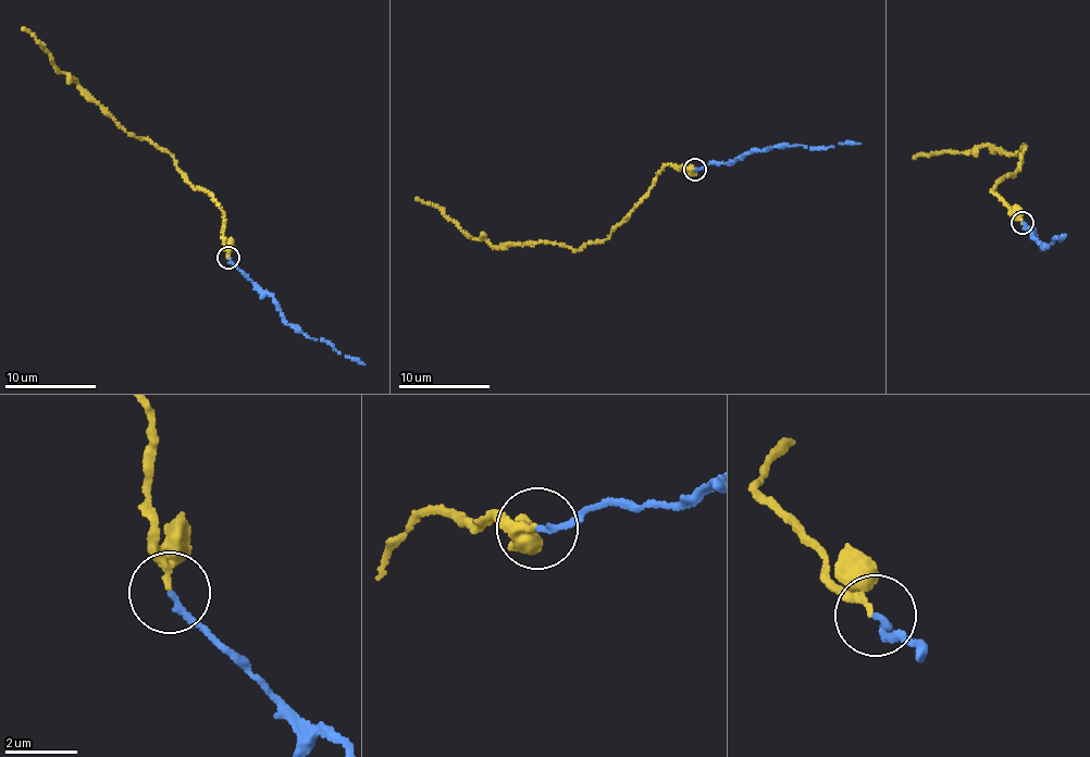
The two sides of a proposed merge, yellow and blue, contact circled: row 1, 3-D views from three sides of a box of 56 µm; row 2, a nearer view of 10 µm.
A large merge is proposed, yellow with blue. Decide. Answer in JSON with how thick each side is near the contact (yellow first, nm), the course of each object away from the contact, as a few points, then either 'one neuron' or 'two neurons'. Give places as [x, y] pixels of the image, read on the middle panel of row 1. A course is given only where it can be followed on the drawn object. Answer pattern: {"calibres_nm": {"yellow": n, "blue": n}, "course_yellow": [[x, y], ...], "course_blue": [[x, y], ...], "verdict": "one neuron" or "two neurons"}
{"calibres_nm": {"yellow": 190, "blue": 160}, "course_yellow": [[695, 169], [664, 166], [609, 236], [578, 249], [548, 242], [496, 248], [416, 198]], "course_blue": [[695, 169], [739, 160], [751, 152], [775, 147], [801, 145], [819, 148], [861, 144]], "verdict": "one neuron"}

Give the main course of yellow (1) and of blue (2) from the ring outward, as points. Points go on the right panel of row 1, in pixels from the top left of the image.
1: (1022, 223), (992, 189), (1002, 177), (1015, 173), (1025, 147), (1010, 157), (978, 147), (913, 157)
2: (1022, 223), (1035, 232), (1042, 248), (1050, 246), (1055, 236), (1061, 240), (1066, 235)

